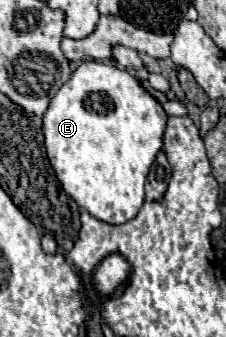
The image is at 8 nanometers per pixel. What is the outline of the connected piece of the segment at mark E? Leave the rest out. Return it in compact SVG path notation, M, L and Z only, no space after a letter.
M84 60L50 100L42 126L46 154L64 192L102 222L132 220L144 202L144 182L162 148L166 120L164 108L126 70Z

